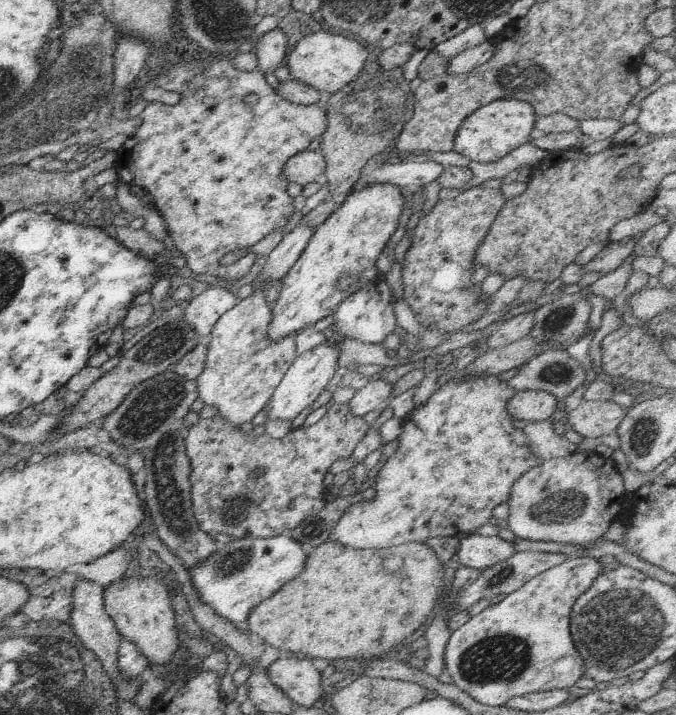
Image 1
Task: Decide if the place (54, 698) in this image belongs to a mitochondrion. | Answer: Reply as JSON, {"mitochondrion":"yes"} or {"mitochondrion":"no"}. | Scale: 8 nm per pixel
{"mitochondrion":"yes"}

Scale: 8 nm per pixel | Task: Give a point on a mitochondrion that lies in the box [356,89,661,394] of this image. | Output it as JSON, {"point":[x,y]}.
{"point":[558,374]}

